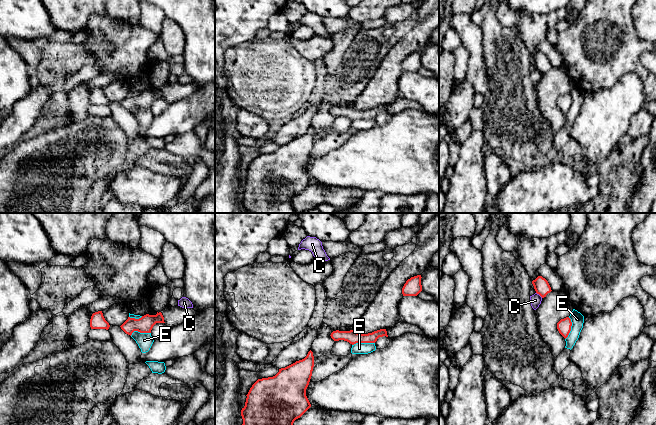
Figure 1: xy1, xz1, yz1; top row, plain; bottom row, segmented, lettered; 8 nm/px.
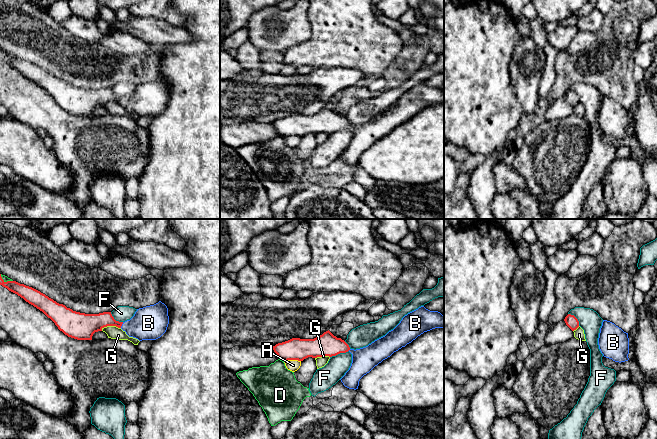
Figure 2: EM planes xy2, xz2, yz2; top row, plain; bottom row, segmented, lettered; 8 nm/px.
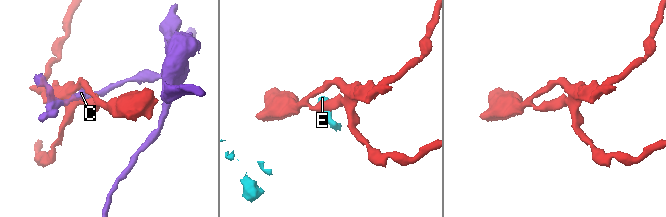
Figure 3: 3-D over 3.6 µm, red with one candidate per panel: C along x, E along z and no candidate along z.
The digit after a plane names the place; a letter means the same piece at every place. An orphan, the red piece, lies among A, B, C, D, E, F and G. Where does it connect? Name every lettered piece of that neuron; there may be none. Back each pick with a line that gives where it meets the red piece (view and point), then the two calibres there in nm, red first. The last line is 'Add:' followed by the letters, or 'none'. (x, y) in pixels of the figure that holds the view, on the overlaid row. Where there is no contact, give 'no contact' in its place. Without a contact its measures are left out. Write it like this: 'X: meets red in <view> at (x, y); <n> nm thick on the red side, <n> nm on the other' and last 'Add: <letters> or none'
B: meets red in xy2 at (121, 325); 160 nm thick on the red side, 280 nm on the other
Add: B

